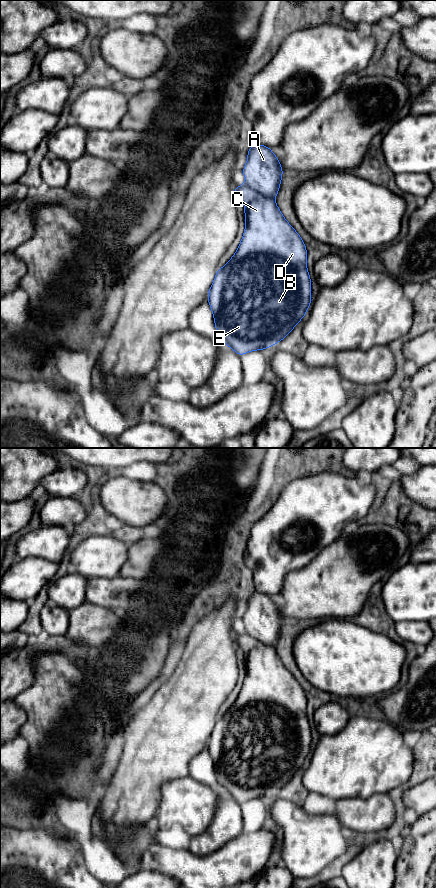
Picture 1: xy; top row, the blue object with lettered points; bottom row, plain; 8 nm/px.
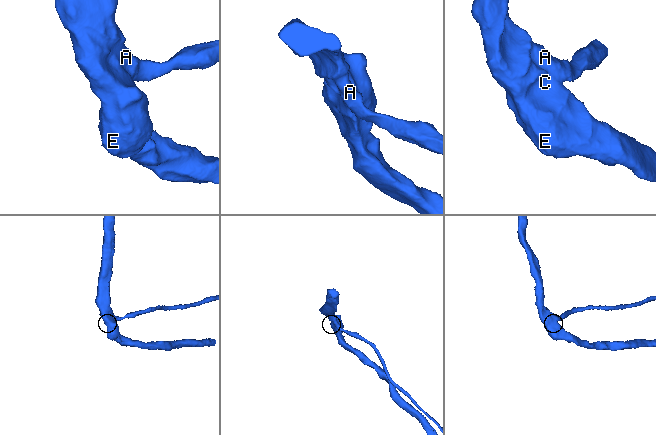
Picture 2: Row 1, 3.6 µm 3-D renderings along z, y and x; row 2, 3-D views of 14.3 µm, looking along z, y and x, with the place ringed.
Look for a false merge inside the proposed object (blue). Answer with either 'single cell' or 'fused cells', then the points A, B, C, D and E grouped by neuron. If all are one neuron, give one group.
single cell | A B C D E

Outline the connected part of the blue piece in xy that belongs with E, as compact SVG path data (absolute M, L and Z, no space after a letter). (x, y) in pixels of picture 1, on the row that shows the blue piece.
M255 143L248 151L248 160L243 168L243 174L245 178L245 184L243 186L235 186L234 192L238 200L244 203L246 227L241 239L241 243L228 263L217 270L214 282L208 290L208 301L214 315L214 323L216 326L217 334L221 337L224 343L232 348L239 356L244 355L247 352L254 350L262 350L273 346L274 344L283 340L296 326L296 324L304 318L307 309L311 304L311 279L307 270L306 258L307 251L306 246L299 236L299 234L293 229L293 227L283 217L281 211L276 205L275 197L279 191L283 169L280 166L279 159L273 154L271 148Z

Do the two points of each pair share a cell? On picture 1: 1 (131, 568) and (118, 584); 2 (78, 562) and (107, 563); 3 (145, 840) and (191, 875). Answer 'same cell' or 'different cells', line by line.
1: different cells
2: same cell
3: different cells

